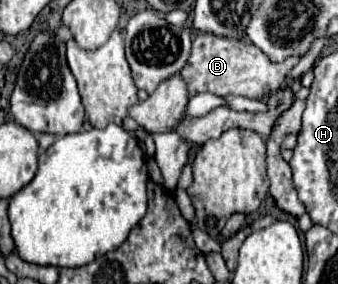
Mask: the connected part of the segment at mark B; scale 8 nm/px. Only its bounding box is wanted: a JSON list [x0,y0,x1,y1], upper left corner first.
[180,34,302,98]

